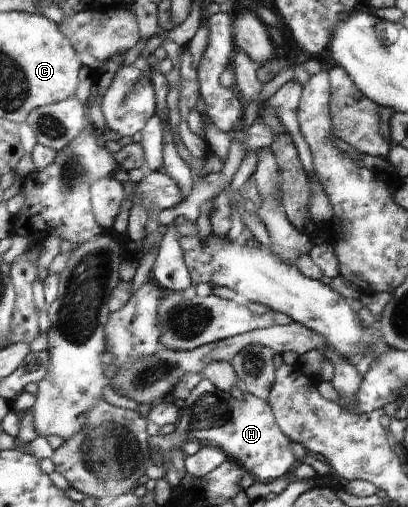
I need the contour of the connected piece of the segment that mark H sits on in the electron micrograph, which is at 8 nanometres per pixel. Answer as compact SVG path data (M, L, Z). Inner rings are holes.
M204 379L185 400L173 435L173 445L181 449L185 443L195 441L201 445L219 447L227 459L233 459L245 467L245 473L253 482L273 482L287 475L295 463L291 453L291 439L281 433L272 407L265 400L252 394L243 395L245 401L237 401L229 391L221 391Z

